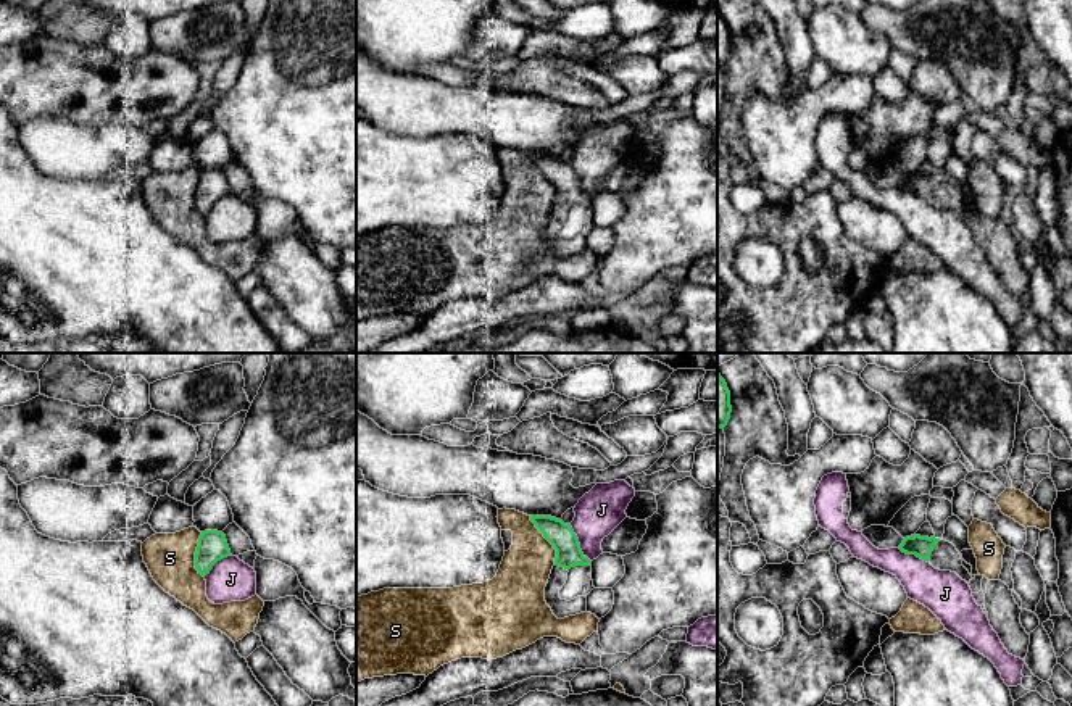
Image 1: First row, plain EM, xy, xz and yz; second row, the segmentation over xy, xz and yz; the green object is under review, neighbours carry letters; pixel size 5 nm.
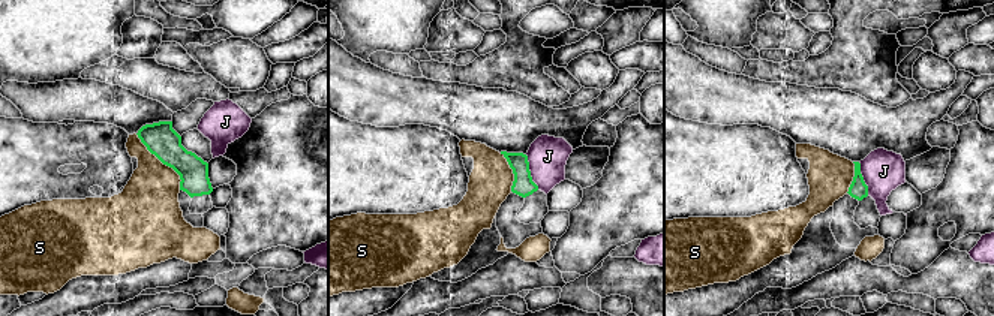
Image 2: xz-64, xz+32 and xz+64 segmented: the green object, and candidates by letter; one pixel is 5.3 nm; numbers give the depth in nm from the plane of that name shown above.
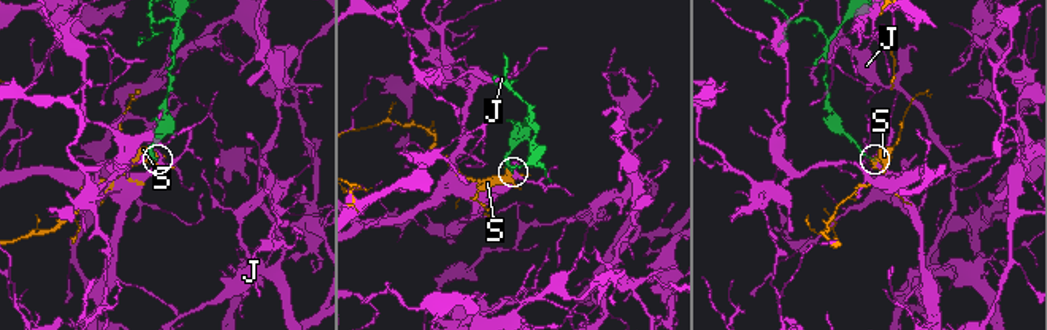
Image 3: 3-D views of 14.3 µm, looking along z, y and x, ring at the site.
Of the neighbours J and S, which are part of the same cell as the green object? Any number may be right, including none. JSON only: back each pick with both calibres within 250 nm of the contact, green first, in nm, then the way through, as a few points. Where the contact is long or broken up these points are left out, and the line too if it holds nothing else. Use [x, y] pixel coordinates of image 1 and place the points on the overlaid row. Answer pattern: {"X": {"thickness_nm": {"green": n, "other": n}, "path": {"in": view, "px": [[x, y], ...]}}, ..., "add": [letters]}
{"add": []}

